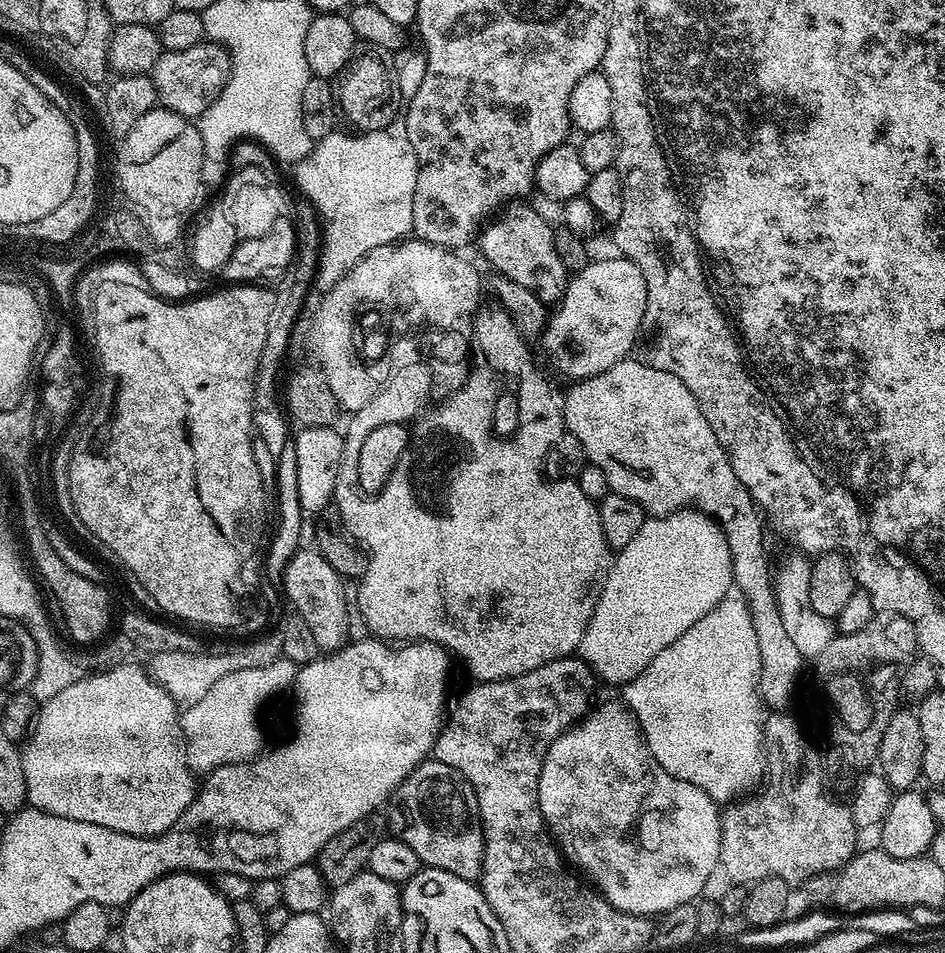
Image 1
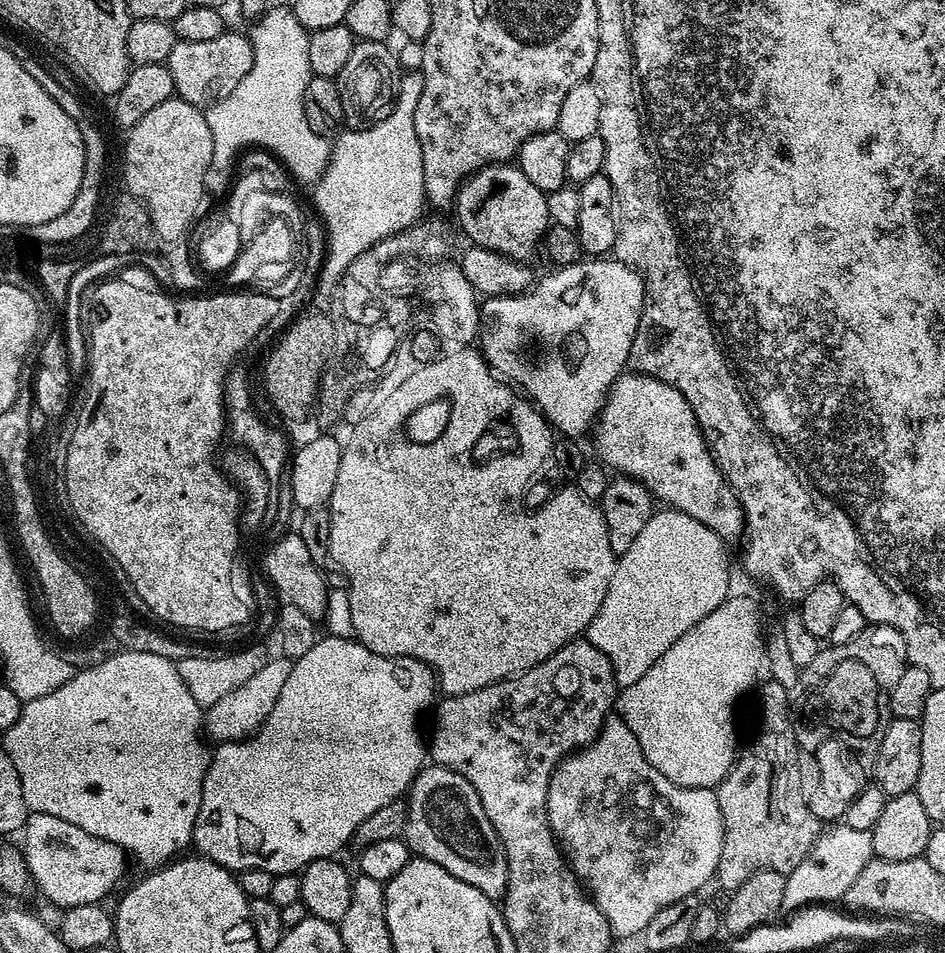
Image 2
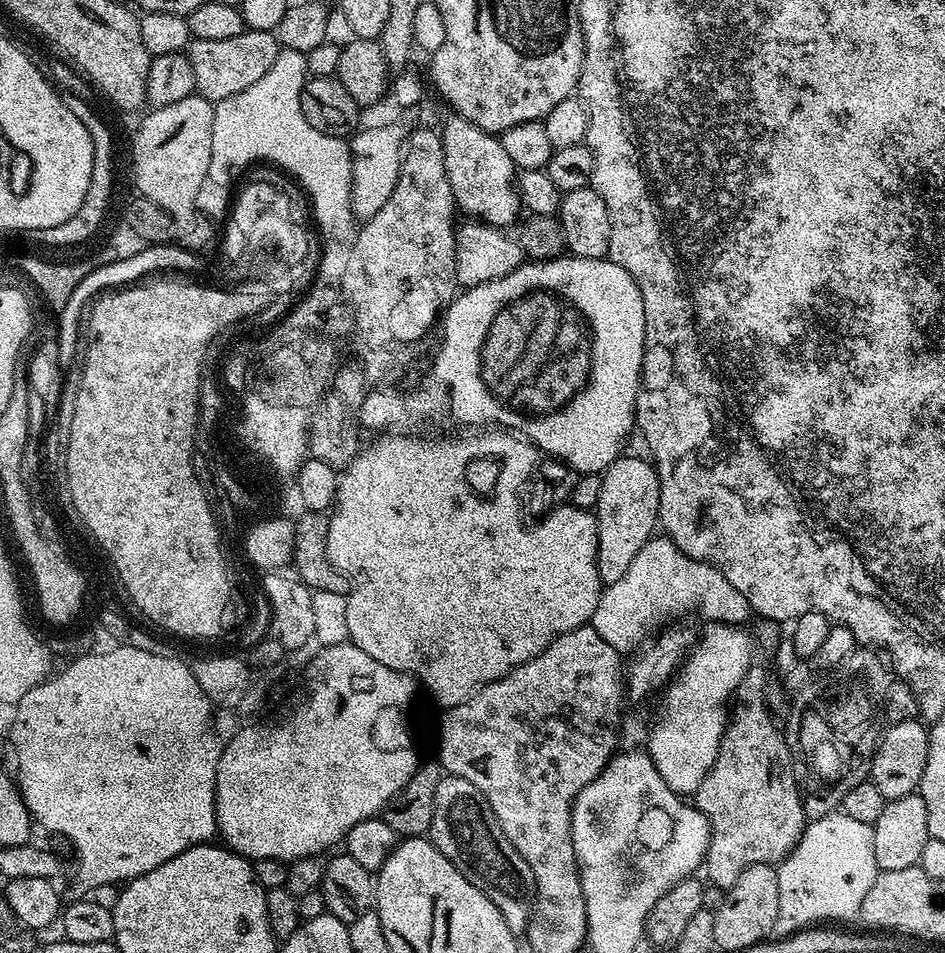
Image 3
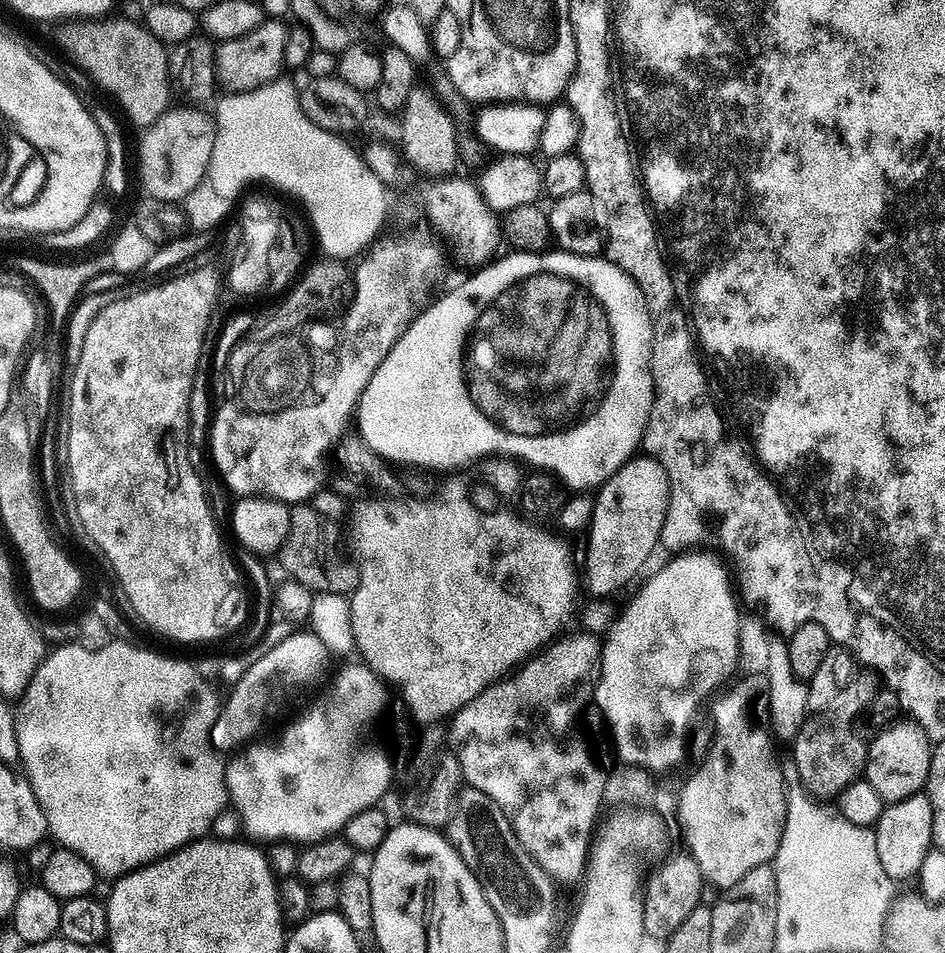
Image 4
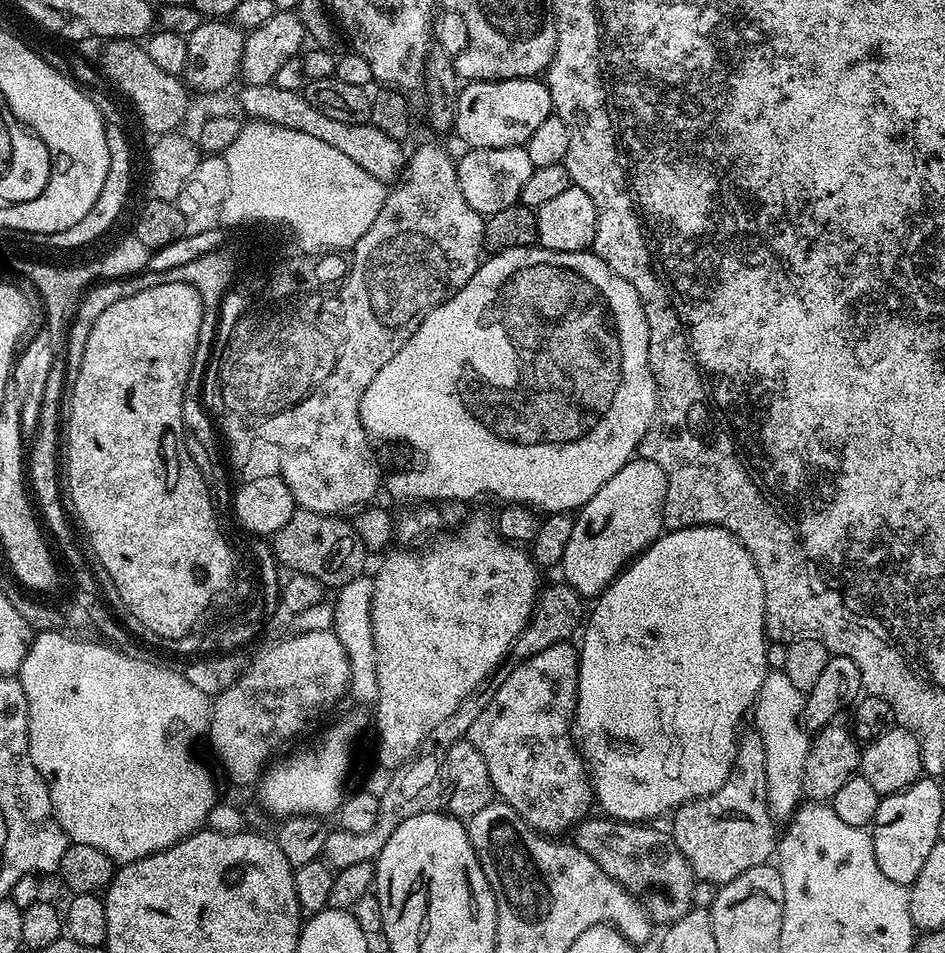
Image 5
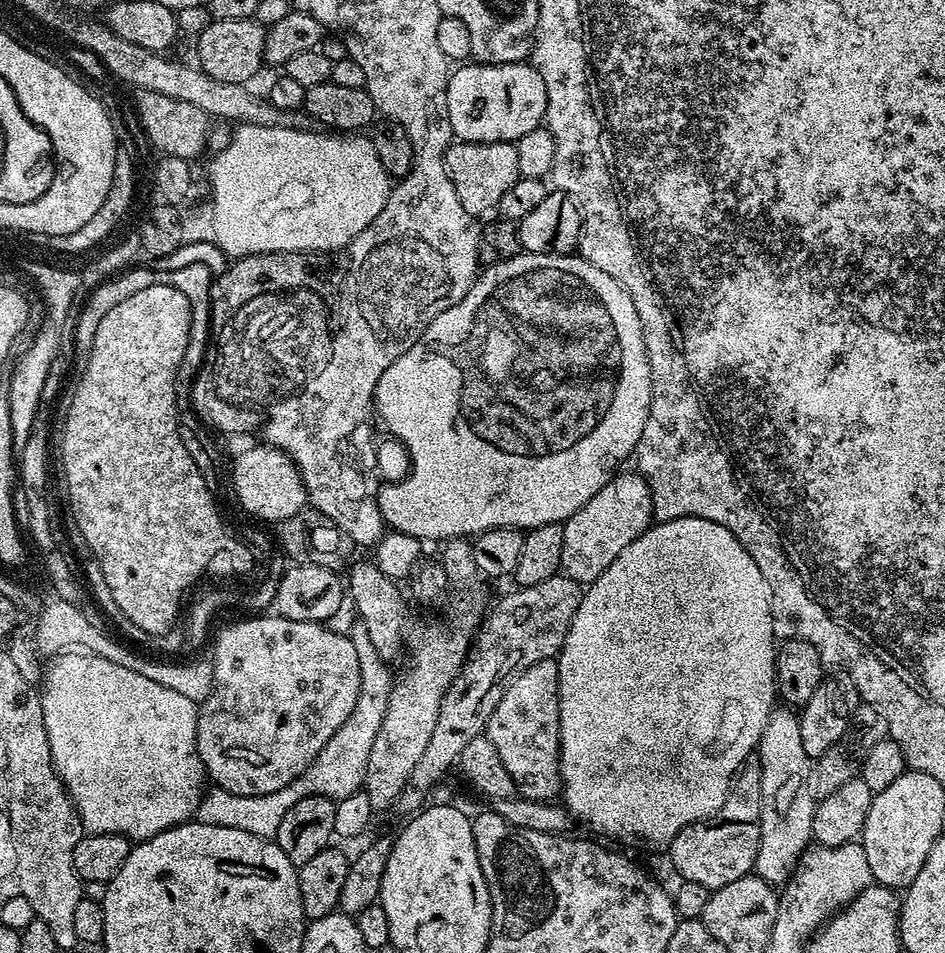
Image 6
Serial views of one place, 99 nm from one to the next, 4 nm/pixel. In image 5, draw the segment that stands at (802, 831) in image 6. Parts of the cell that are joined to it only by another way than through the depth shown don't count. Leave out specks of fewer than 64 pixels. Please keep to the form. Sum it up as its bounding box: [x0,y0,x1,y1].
[754,670,810,821]

